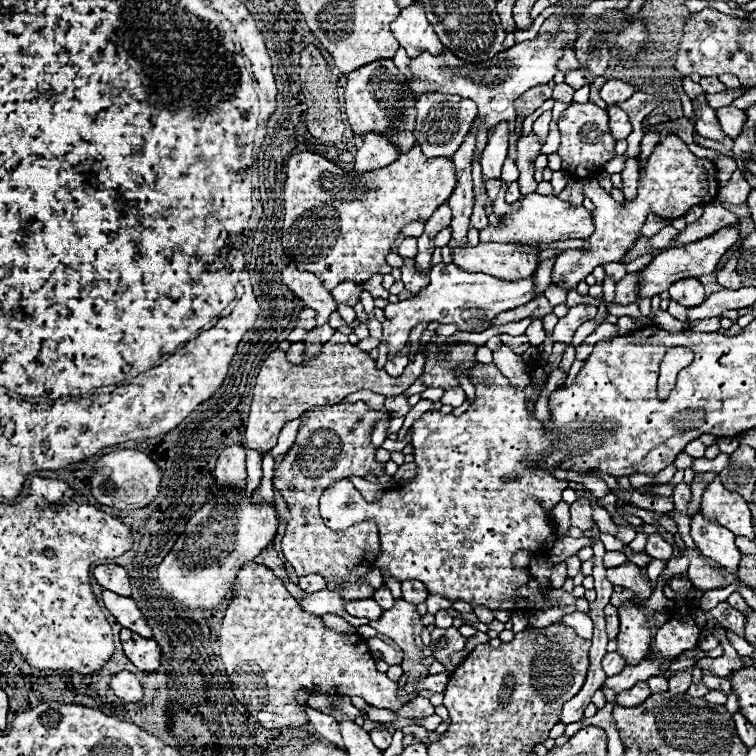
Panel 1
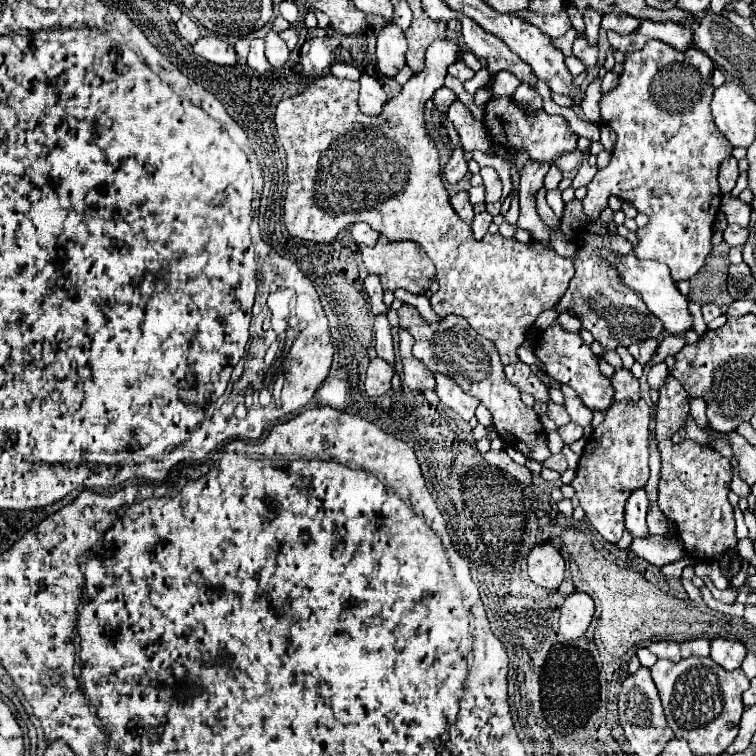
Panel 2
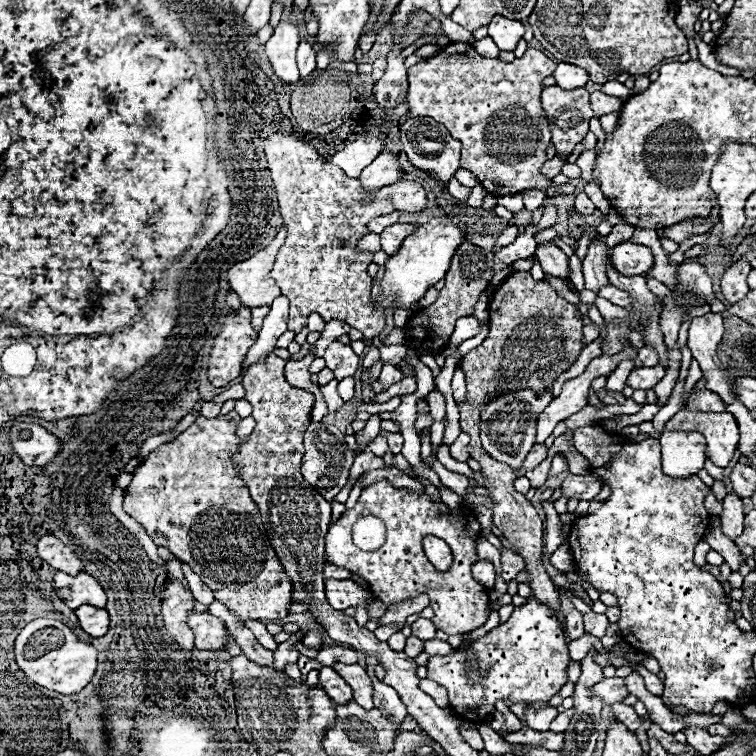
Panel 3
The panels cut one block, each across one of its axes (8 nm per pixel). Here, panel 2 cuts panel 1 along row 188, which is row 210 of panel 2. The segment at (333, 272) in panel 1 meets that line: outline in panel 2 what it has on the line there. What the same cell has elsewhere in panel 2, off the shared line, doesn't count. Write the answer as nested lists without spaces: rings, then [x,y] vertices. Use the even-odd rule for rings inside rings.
[[[454,40],[432,42],[426,52],[426,68],[414,74],[402,86],[402,92],[384,104],[378,116],[366,116],[356,106],[358,82],[340,80],[332,74],[316,78],[302,94],[280,100],[274,124],[288,158],[290,176],[284,198],[284,222],[286,230],[294,238],[319,244],[334,240],[342,230],[356,222],[370,224],[378,234],[384,234],[392,242],[418,242],[436,264],[436,280],[440,290],[430,298],[434,312],[440,316],[456,314],[466,318],[480,336],[496,344],[502,364],[512,364],[518,362],[516,350],[524,342],[526,330],[534,324],[538,314],[556,306],[568,290],[574,266],[572,260],[558,256],[554,250],[546,250],[540,242],[520,244],[514,238],[502,238],[500,234],[486,234],[480,242],[476,242],[472,238],[472,230],[468,230],[468,224],[464,224],[452,210],[448,192],[440,178],[440,154],[424,122],[424,104],[438,88],[444,86],[446,70],[456,62],[458,50],[460,46]]]

